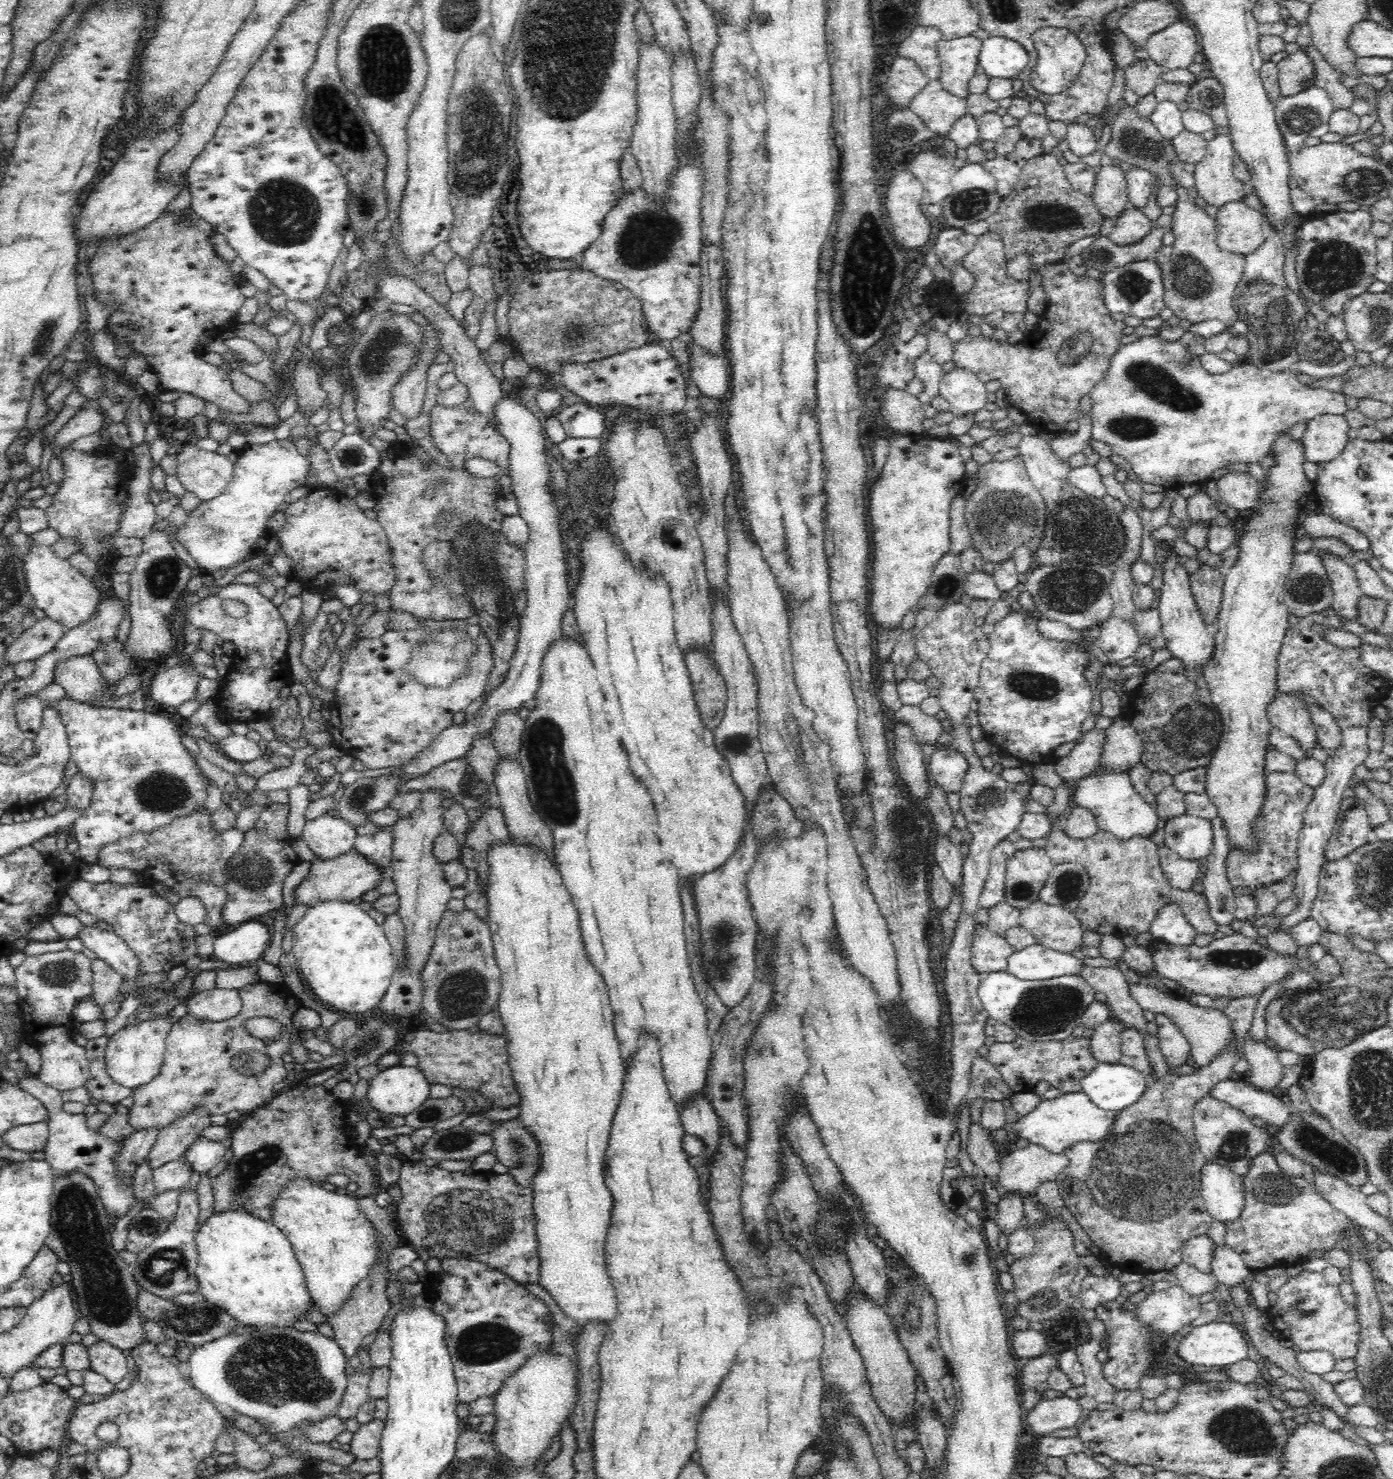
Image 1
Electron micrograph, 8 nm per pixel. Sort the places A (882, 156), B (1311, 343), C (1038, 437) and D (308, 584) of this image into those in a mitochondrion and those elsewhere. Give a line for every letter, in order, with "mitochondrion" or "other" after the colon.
A: other
B: mitochondrion
C: other
D: other

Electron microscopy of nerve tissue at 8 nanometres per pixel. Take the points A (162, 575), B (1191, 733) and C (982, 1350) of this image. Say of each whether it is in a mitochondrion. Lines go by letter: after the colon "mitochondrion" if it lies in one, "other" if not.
A: mitochondrion
B: mitochondrion
C: other

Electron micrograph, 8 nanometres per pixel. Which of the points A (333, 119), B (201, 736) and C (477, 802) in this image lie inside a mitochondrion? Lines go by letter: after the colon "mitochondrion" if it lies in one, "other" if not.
A: mitochondrion
B: other
C: other

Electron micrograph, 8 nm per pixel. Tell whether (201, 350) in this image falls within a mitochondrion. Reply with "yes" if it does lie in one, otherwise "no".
no

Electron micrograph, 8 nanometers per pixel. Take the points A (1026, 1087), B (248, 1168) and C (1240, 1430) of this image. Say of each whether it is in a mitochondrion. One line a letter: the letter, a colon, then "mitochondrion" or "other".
A: other
B: mitochondrion
C: mitochondrion

